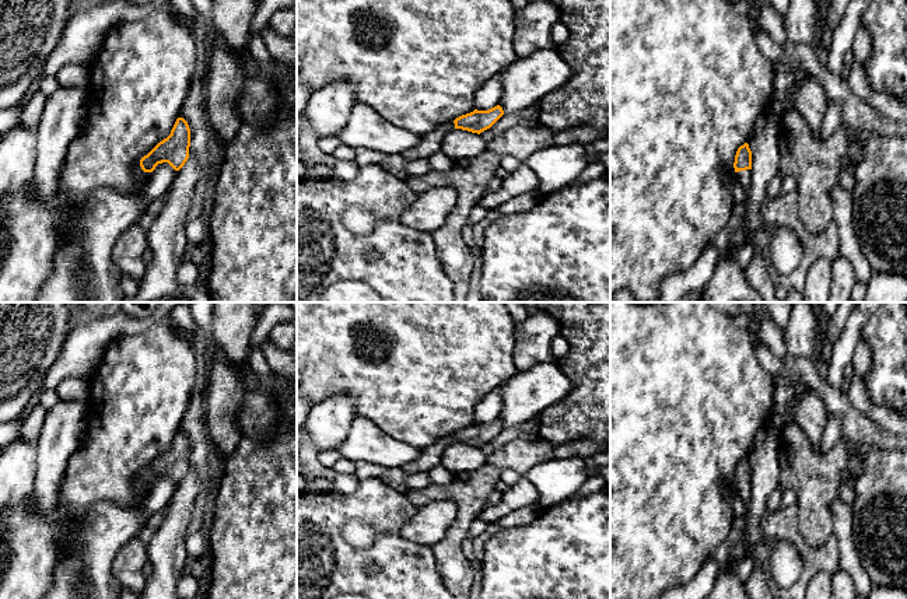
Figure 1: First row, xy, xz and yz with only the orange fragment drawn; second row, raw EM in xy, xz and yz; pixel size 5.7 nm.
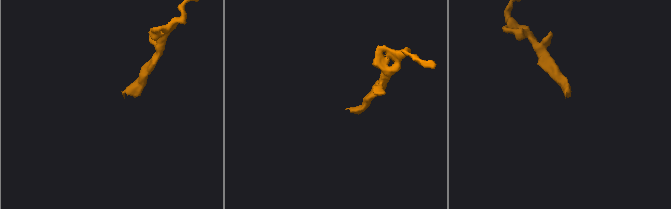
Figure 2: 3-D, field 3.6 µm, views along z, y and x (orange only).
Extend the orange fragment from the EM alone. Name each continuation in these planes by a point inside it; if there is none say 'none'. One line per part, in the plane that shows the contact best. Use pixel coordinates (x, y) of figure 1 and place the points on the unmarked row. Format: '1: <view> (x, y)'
1: yz (743, 490)

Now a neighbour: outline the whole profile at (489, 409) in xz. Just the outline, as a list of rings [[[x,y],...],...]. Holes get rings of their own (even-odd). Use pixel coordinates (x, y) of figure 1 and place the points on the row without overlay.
[[[498,386],[476,406],[476,423],[477,424],[488,424],[500,418],[501,395],[502,395],[502,389],[501,386]]]

